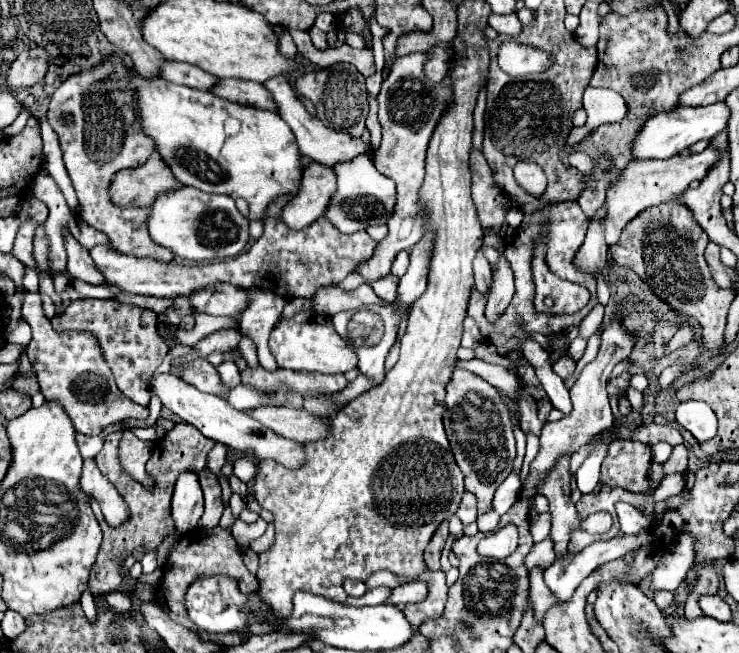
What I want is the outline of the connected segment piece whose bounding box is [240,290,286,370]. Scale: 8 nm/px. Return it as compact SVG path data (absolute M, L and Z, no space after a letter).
M250 290L248 294L254 304L250 304L250 312L244 312L244 316L240 318L240 328L246 336L250 336L256 342L260 364L268 370L276 370L278 364L268 348L268 336L280 320L286 300L276 296L274 292L264 290Z

